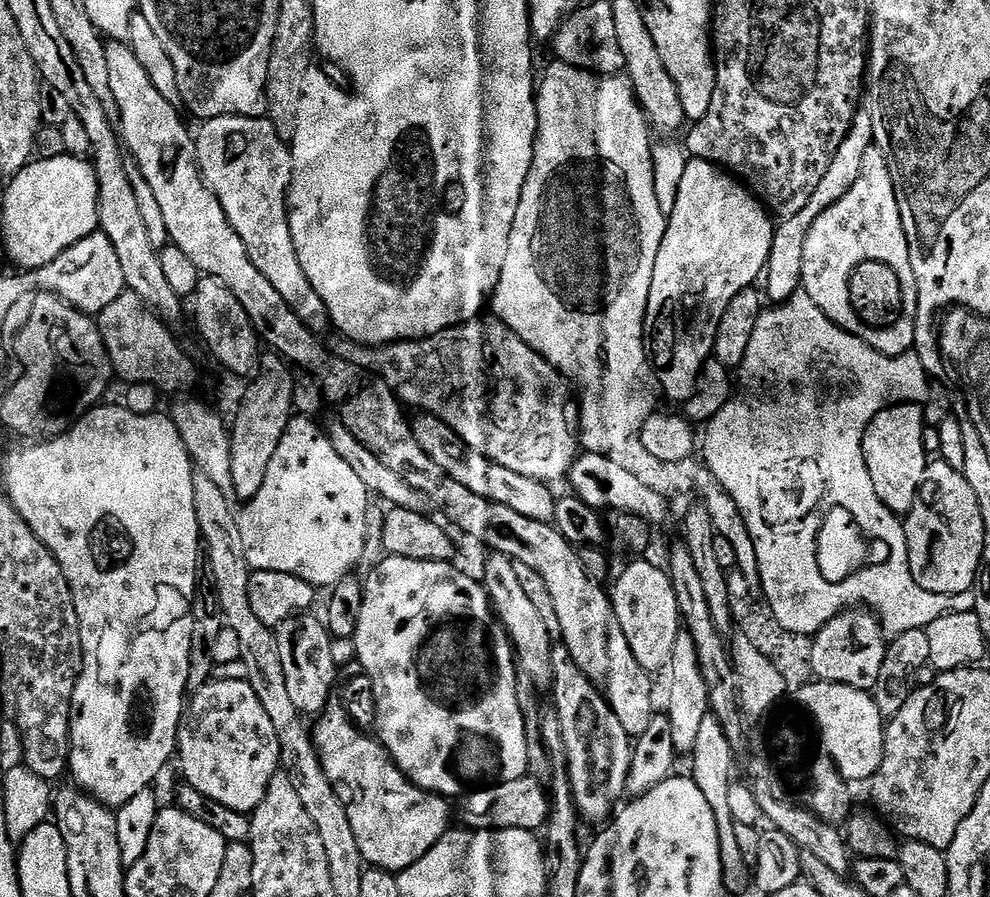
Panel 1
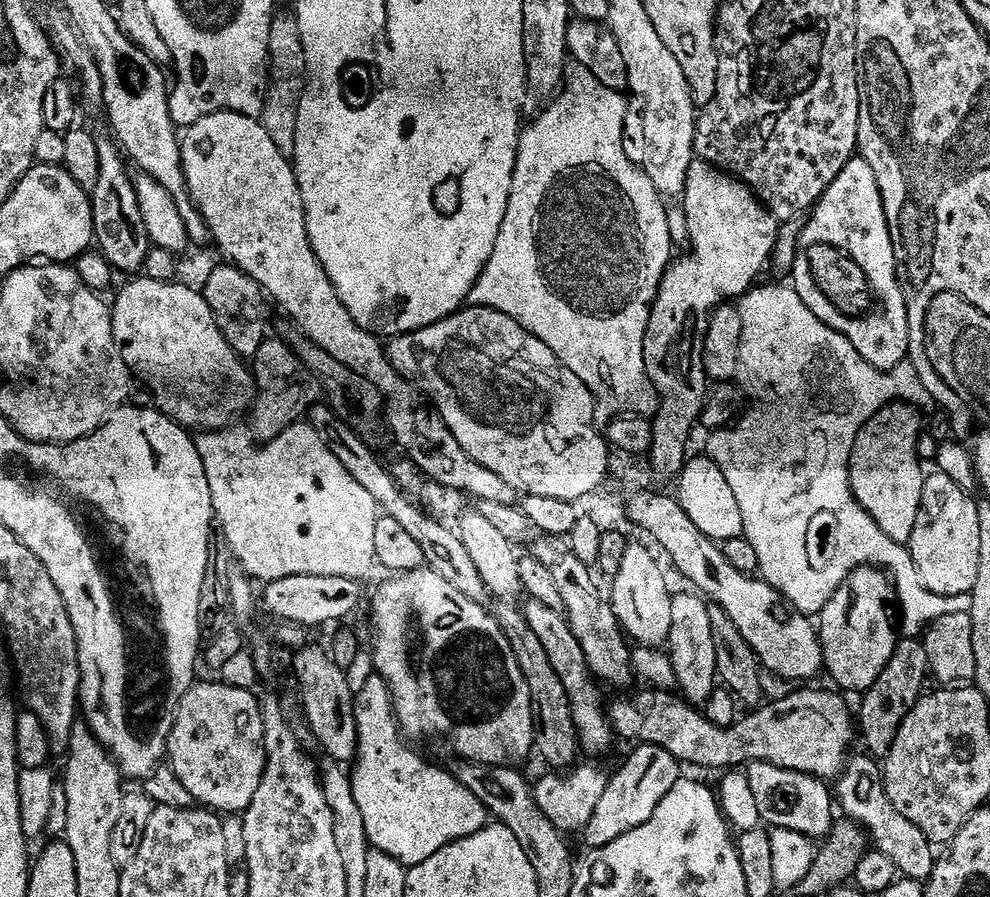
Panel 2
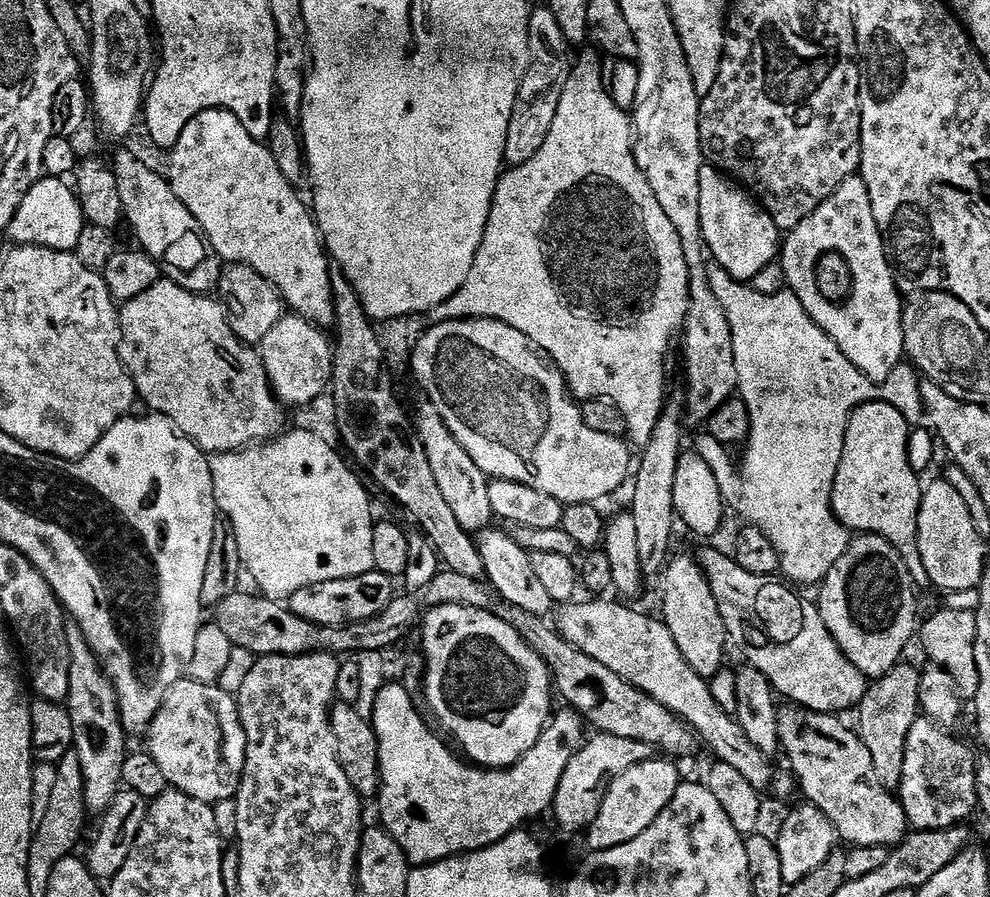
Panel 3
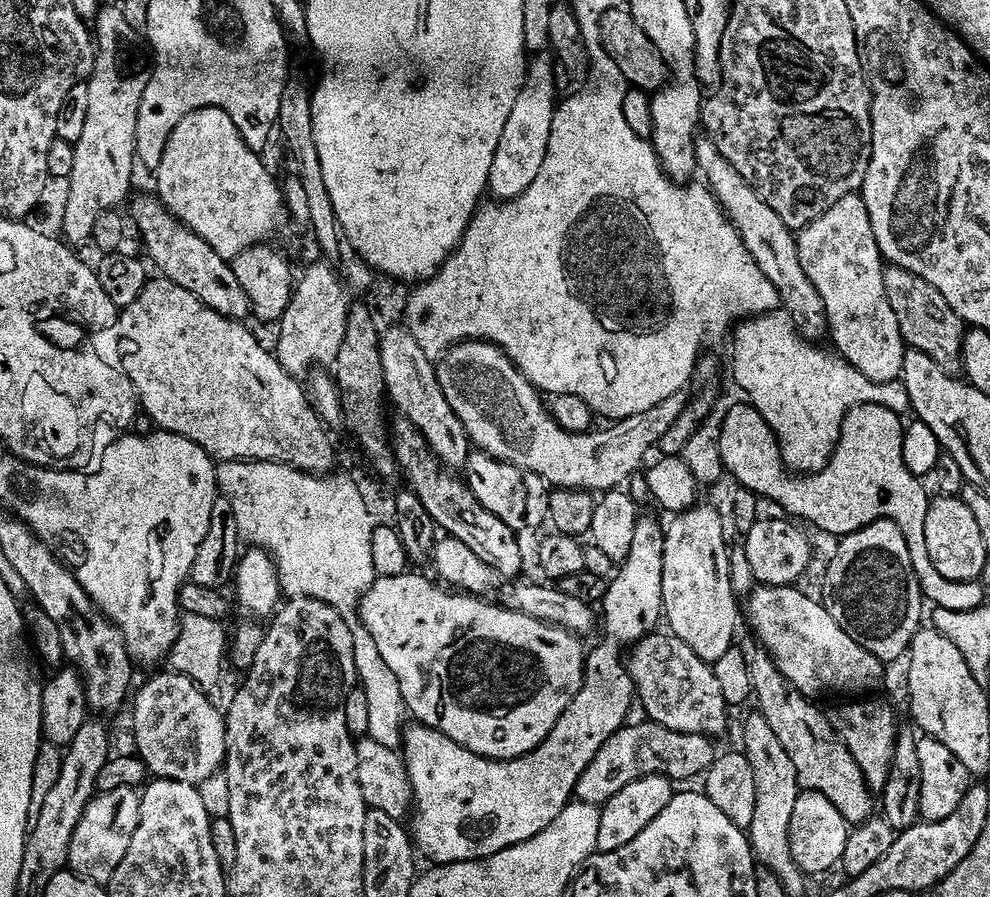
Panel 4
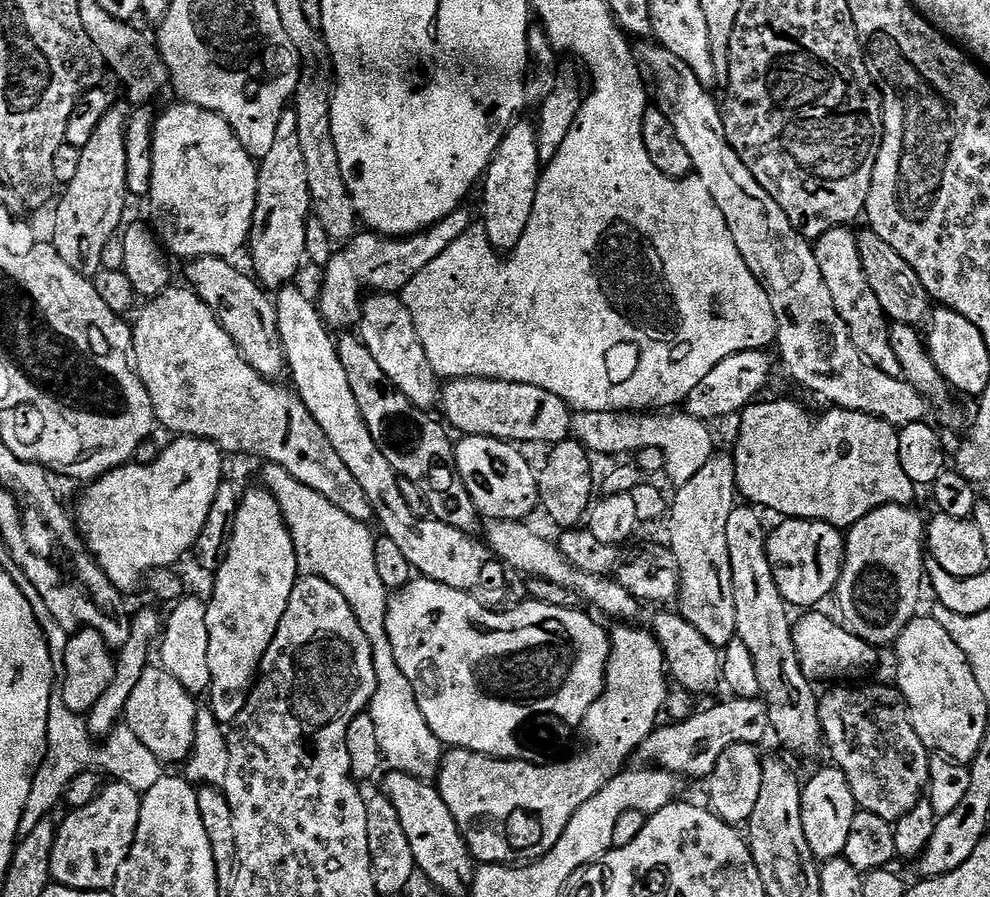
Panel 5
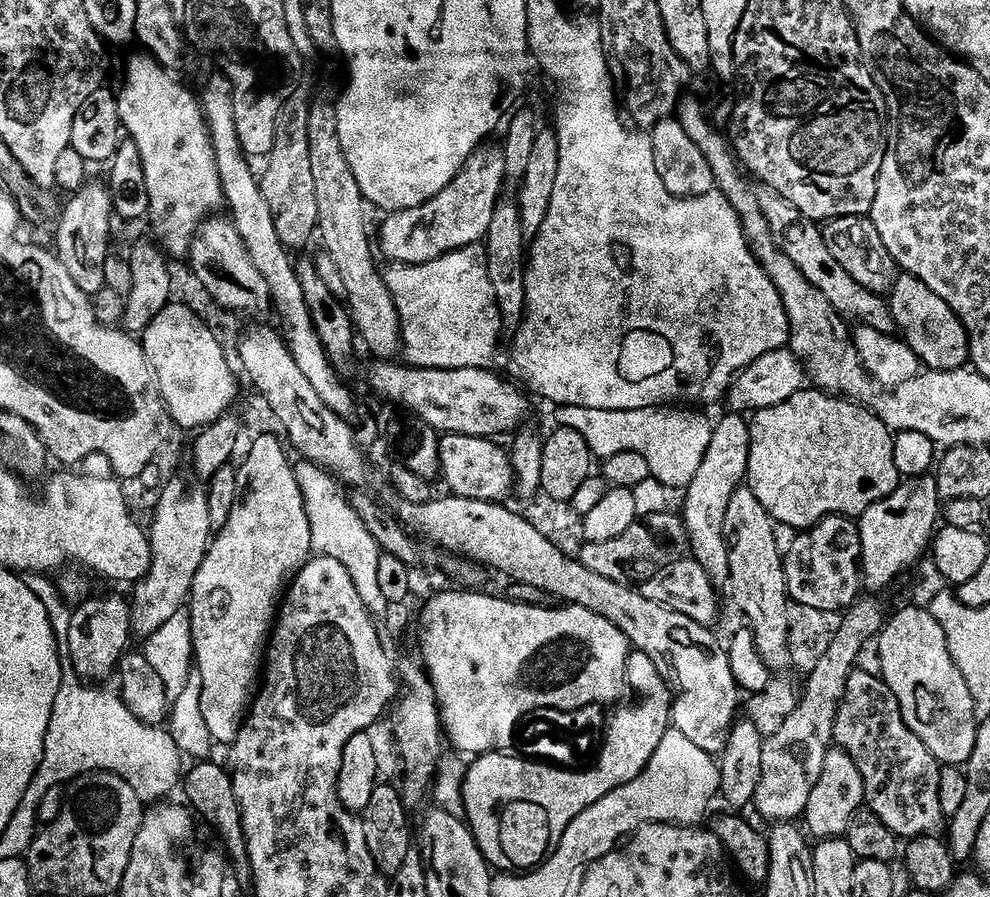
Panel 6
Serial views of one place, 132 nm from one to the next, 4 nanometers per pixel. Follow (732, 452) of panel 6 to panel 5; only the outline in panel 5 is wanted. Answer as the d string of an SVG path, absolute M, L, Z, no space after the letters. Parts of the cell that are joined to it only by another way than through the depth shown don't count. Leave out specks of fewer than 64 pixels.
M714 454L690 482L679 485L675 491L676 501L670 504L672 529L666 540L677 559L680 576L678 612L706 642L722 650L737 639L734 578L730 570L730 550L726 546L726 522L738 504L735 459L731 455Z

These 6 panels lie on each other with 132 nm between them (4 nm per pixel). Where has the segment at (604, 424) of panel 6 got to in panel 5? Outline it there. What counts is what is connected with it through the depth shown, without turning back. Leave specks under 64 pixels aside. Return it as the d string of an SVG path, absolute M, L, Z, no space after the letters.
M576 412L572 417L572 436L579 440L589 453L601 452L616 456L619 452L635 454L642 448L662 450L666 458L664 472L679 486L690 482L708 459L714 455L712 436L704 432L705 425L687 414L637 414L634 412Z

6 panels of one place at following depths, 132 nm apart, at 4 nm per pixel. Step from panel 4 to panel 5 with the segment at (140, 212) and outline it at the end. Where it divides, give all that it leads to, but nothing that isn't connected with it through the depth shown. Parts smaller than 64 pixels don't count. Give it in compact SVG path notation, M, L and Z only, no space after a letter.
M202 256L187 265L188 280L193 292L210 306L218 322L238 346L240 357L258 374L269 378L283 377L286 372L284 347L278 330L278 314L273 297L251 275L243 276L227 259Z

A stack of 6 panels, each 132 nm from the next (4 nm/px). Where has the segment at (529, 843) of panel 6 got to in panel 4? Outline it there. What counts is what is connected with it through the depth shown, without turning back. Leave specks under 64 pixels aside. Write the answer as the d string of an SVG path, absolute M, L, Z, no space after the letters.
M637 519L634 526L634 543L630 545L630 554L619 565L618 571L611 577L602 603L602 628L604 624L604 644L589 651L584 671L588 673L587 687L576 699L572 712L559 719L559 729L552 739L541 748L536 756L528 760L490 760L487 756L474 754L469 748L463 748L458 742L446 738L433 728L419 722L405 727L402 733L402 755L410 774L414 797L414 815L410 820L410 832L414 844L421 853L425 852L433 865L461 864L471 860L485 860L507 848L518 846L546 830L567 804L573 803L578 778L594 762L594 754L606 746L606 742L619 728L629 723L628 711L637 699L636 684L628 673L626 648L623 644L635 646L653 635L662 624L664 599L662 598L662 558L664 557L663 523L656 520Z

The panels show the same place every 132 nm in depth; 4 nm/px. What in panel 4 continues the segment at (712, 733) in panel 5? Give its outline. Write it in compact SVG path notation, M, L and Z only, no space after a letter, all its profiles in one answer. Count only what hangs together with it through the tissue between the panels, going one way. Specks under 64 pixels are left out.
M632 722L619 728L606 746L594 754L594 762L590 762L582 778L578 778L575 799L579 803L604 806L626 786L647 776L664 776L673 782L703 777L716 761L718 749L709 737L666 730L666 726L661 724L643 723Z

